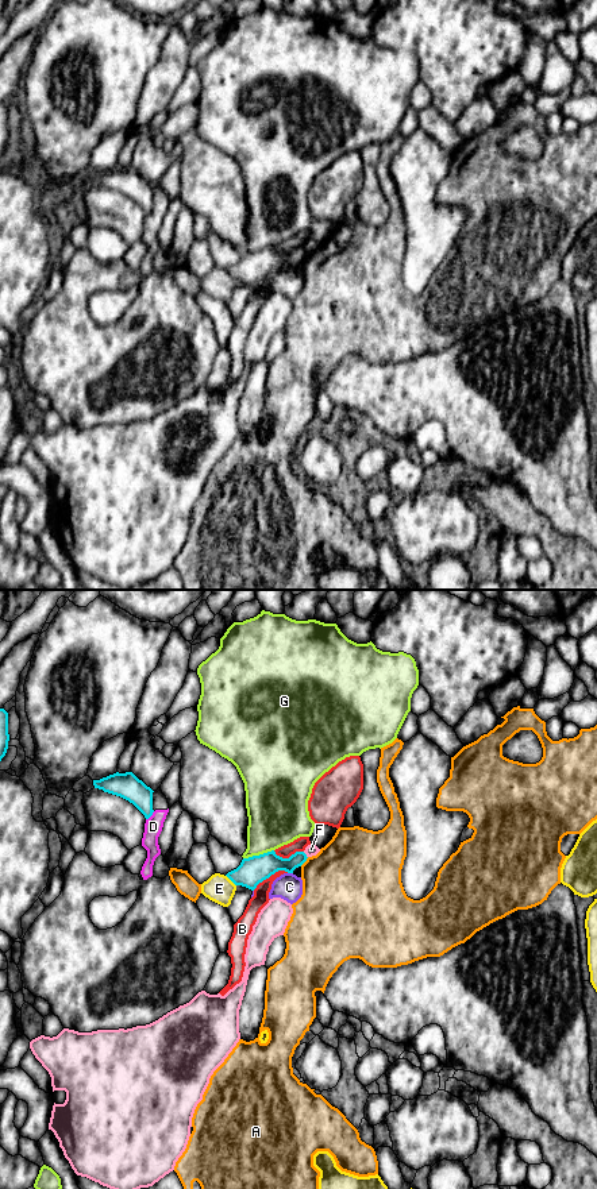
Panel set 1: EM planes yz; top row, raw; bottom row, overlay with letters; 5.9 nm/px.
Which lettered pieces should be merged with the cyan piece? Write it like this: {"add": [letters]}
{"add": []}

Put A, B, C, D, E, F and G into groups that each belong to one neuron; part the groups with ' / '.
A / B / C / D / E / F / G

